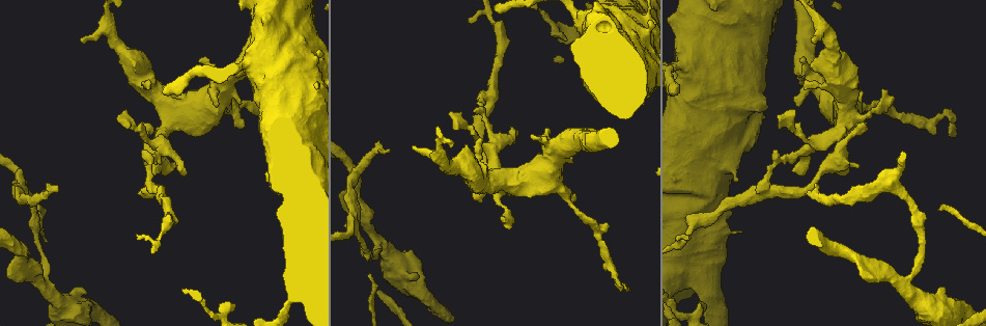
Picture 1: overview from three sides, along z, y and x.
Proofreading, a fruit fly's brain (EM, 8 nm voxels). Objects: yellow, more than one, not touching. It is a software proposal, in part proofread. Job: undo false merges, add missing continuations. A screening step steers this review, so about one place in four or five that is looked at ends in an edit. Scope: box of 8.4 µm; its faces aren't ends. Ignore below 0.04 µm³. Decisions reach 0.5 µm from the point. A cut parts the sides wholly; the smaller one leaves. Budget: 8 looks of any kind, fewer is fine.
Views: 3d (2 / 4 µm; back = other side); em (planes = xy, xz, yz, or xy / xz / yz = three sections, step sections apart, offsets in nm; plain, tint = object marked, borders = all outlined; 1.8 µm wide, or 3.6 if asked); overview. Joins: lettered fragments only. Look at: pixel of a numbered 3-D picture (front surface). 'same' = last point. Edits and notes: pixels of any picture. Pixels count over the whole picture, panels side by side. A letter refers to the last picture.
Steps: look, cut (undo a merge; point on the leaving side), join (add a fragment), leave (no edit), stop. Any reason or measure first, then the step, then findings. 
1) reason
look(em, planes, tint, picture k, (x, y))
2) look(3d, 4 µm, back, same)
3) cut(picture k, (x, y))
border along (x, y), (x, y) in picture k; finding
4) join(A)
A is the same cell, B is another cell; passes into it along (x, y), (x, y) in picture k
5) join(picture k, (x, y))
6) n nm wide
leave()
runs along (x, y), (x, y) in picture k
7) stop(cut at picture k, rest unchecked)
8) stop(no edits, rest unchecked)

an open end
look(3d, 2 µm, picture 1, (81, 40))

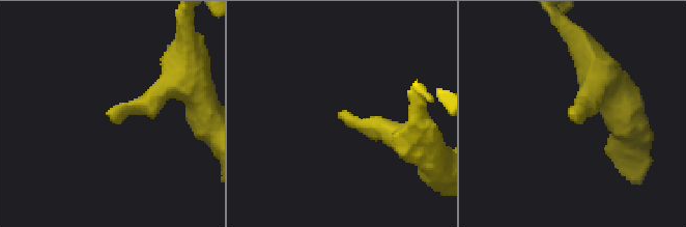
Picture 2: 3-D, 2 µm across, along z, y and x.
shape alone is not enough
look(em, planes, borders, picture 2, (570, 116))

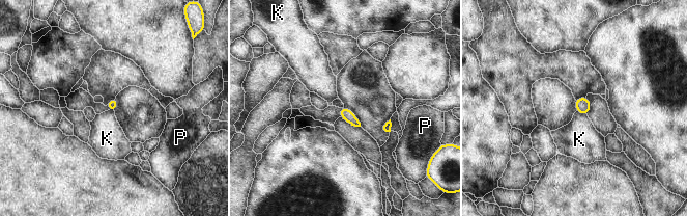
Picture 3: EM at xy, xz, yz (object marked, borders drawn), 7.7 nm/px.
leave()
K and P are other cells; border along (576, 111), (587, 115) in picture 3; none of them fits

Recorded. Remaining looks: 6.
free end
look(3d, 4 µm, picture 1, (817, 185))

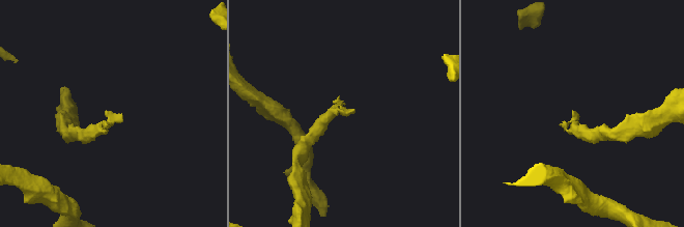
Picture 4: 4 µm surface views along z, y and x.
look(em, xy, step 8, borders, picture 4, (353, 109))

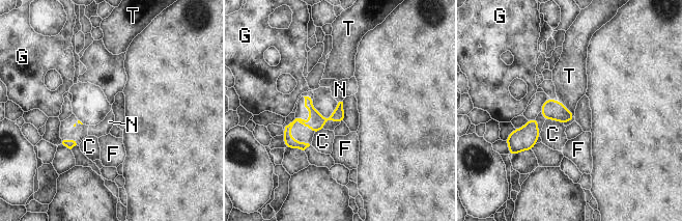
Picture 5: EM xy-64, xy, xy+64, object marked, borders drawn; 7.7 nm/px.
join(N)
N is the same cell, C, F, G and T are other cells; passes into it along (316, 123), (330, 120), (331, 126) in picture 5; the neuron continues

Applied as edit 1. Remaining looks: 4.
an open end
look(3d, 2 µm, back, picture 1, (798, 107))

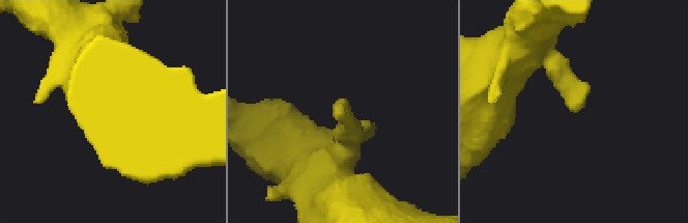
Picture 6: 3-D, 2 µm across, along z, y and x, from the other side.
now the EM
look(em, xy, step 8, borders, picture 6, (339, 112))

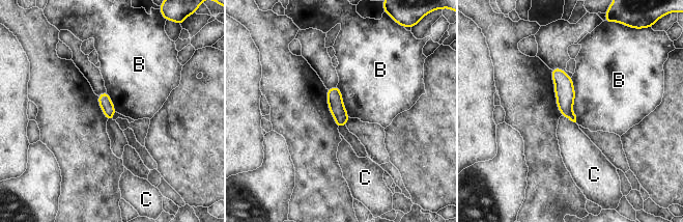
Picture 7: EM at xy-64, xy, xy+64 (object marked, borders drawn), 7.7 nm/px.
look(em, planes, borders, same)

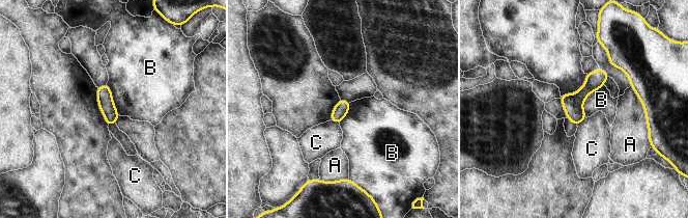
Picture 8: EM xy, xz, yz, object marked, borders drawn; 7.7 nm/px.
A touches over 320 nm
leave()
A, B and C are other cells; runs along (605, 75), (573, 103), (568, 115) in picture 8; none of them fits

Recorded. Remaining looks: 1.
stop(join at picture 5, rest unchecked)

